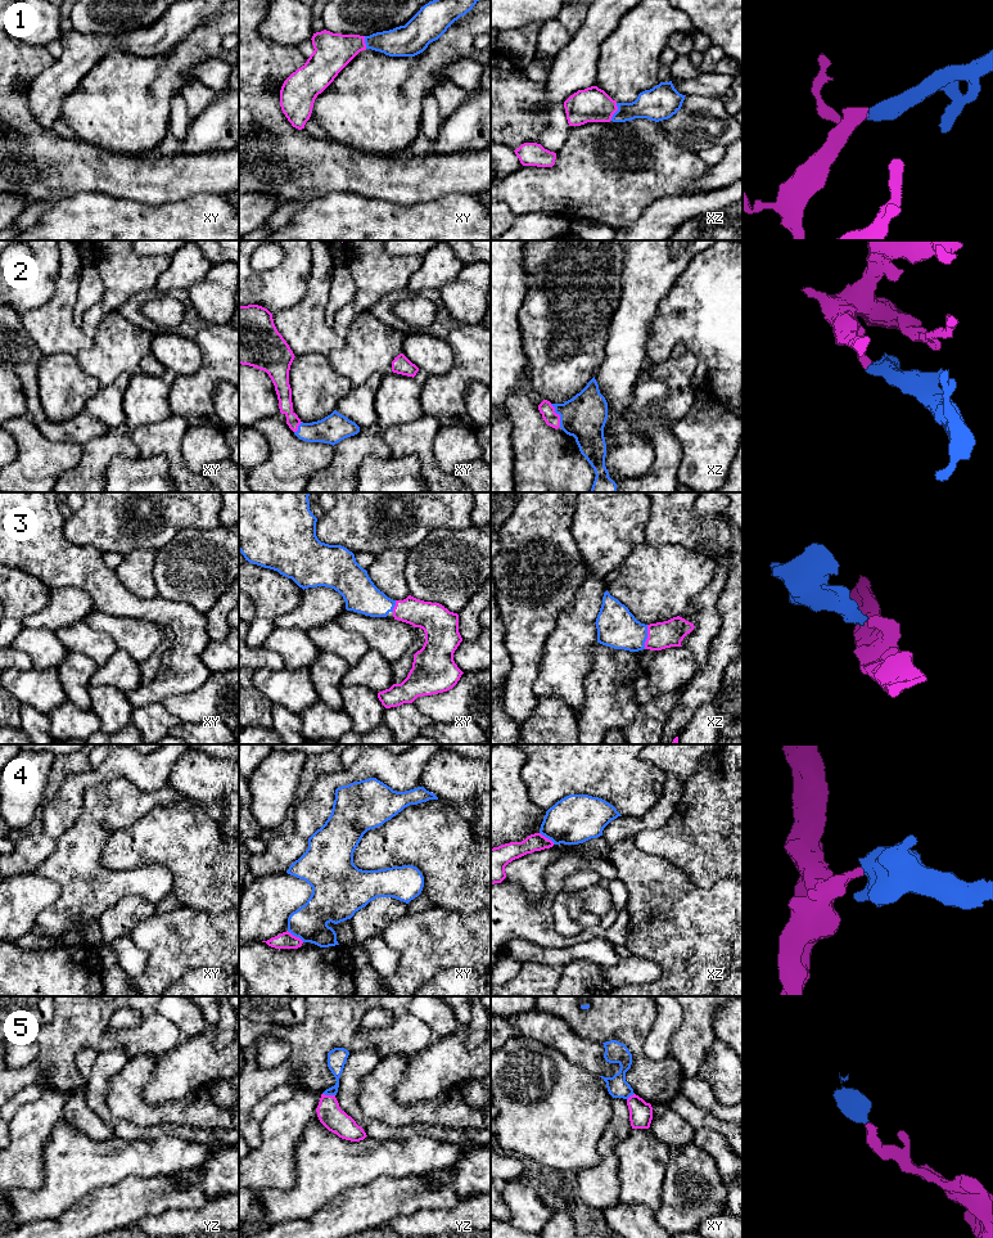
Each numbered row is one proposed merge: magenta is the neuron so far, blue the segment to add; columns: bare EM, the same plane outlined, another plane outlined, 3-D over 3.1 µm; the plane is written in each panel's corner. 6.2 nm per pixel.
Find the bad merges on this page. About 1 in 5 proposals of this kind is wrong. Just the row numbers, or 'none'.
4, 5

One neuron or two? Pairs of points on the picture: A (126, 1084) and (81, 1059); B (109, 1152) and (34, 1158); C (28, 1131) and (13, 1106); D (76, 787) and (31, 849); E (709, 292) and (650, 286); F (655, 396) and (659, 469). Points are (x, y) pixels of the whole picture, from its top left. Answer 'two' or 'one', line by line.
A: two
B: two
C: two
D: two
E: two
F: one

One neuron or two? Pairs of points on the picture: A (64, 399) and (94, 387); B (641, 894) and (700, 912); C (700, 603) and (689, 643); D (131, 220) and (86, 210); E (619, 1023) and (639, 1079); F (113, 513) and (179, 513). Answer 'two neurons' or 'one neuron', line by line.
A: one neuron
B: one neuron
C: one neuron
D: one neuron
E: one neuron
F: one neuron

